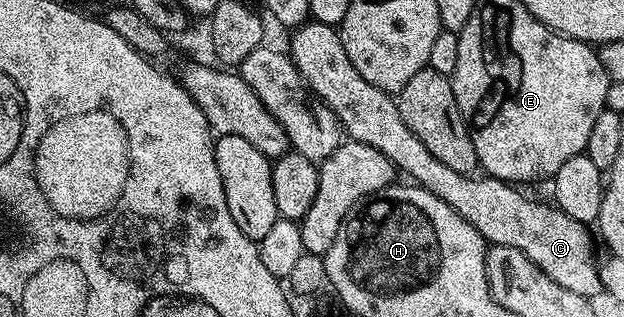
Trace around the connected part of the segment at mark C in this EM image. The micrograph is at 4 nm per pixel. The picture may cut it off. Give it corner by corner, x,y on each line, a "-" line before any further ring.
313,19
304,22
292,33
294,35
291,39
291,49
289,48
292,61
308,85
308,90
334,111
335,118
339,120
344,134
350,140
365,143
381,151
381,155
385,155
385,159
389,159
400,174
408,173
411,176
408,178
414,184
428,189
430,193
437,195
437,199
449,203
449,207
457,210
461,219
468,221
490,244
517,247
517,251
525,251
525,255
529,255
529,259
533,259
533,263
537,263
537,267
541,267
541,271
545,271
549,279
553,279
553,283
588,299
595,299
598,293
604,292
599,278
597,256
595,257
594,251
591,250
591,237
587,234
588,226
584,222
569,219
569,215
562,213
554,204
541,205
537,201
522,197
515,190
518,188
514,184
486,175
464,175
453,171
453,167
445,167
445,163
441,163
441,159
436,159
434,155
429,155
429,151
425,151
425,143
421,143
421,139
417,139
417,135
409,131
409,127
401,119
396,98
373,87
373,83
366,81
357,72
357,67
349,63
349,55
345,55
345,47
341,47
341,39
334,26
321,24

